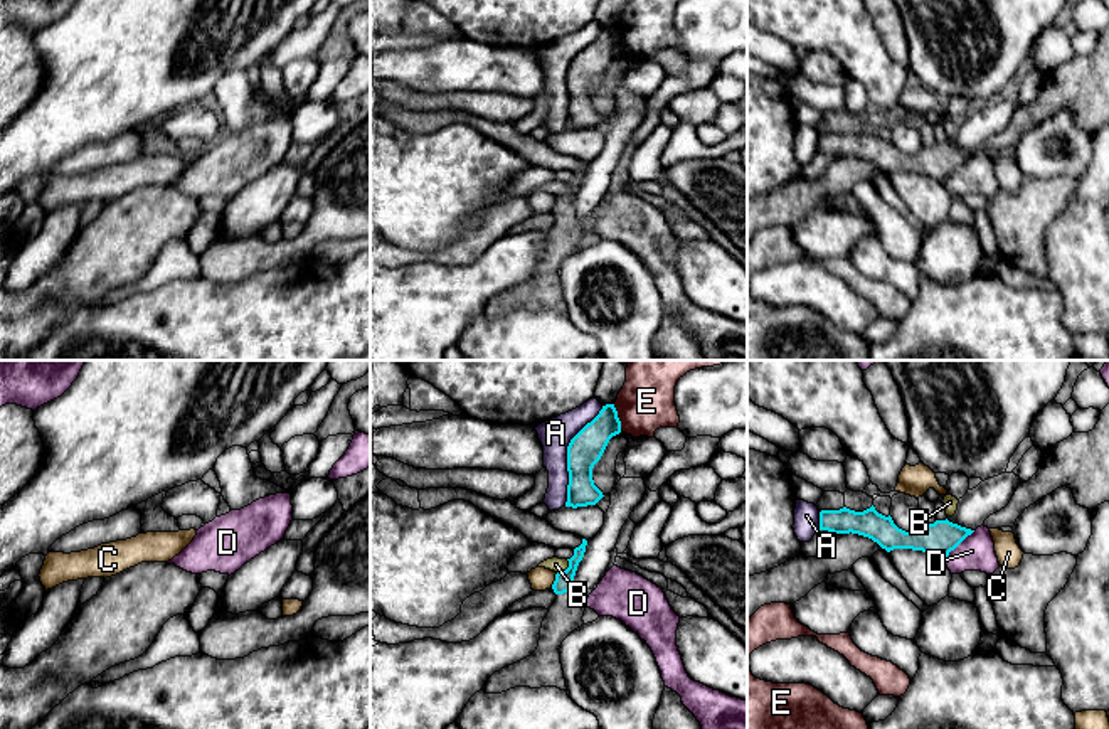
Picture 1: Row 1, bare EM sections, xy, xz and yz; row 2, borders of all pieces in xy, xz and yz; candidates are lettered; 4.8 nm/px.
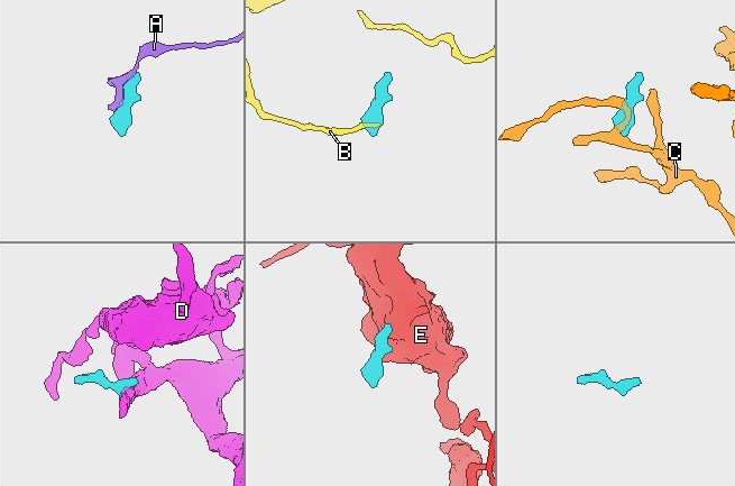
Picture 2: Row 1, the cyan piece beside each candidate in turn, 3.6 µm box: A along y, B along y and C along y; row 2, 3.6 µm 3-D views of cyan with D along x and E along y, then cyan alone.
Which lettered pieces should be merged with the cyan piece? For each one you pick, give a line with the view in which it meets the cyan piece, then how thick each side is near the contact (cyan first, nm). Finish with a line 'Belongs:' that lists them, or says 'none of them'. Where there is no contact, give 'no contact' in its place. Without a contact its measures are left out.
Belongs: none of them

